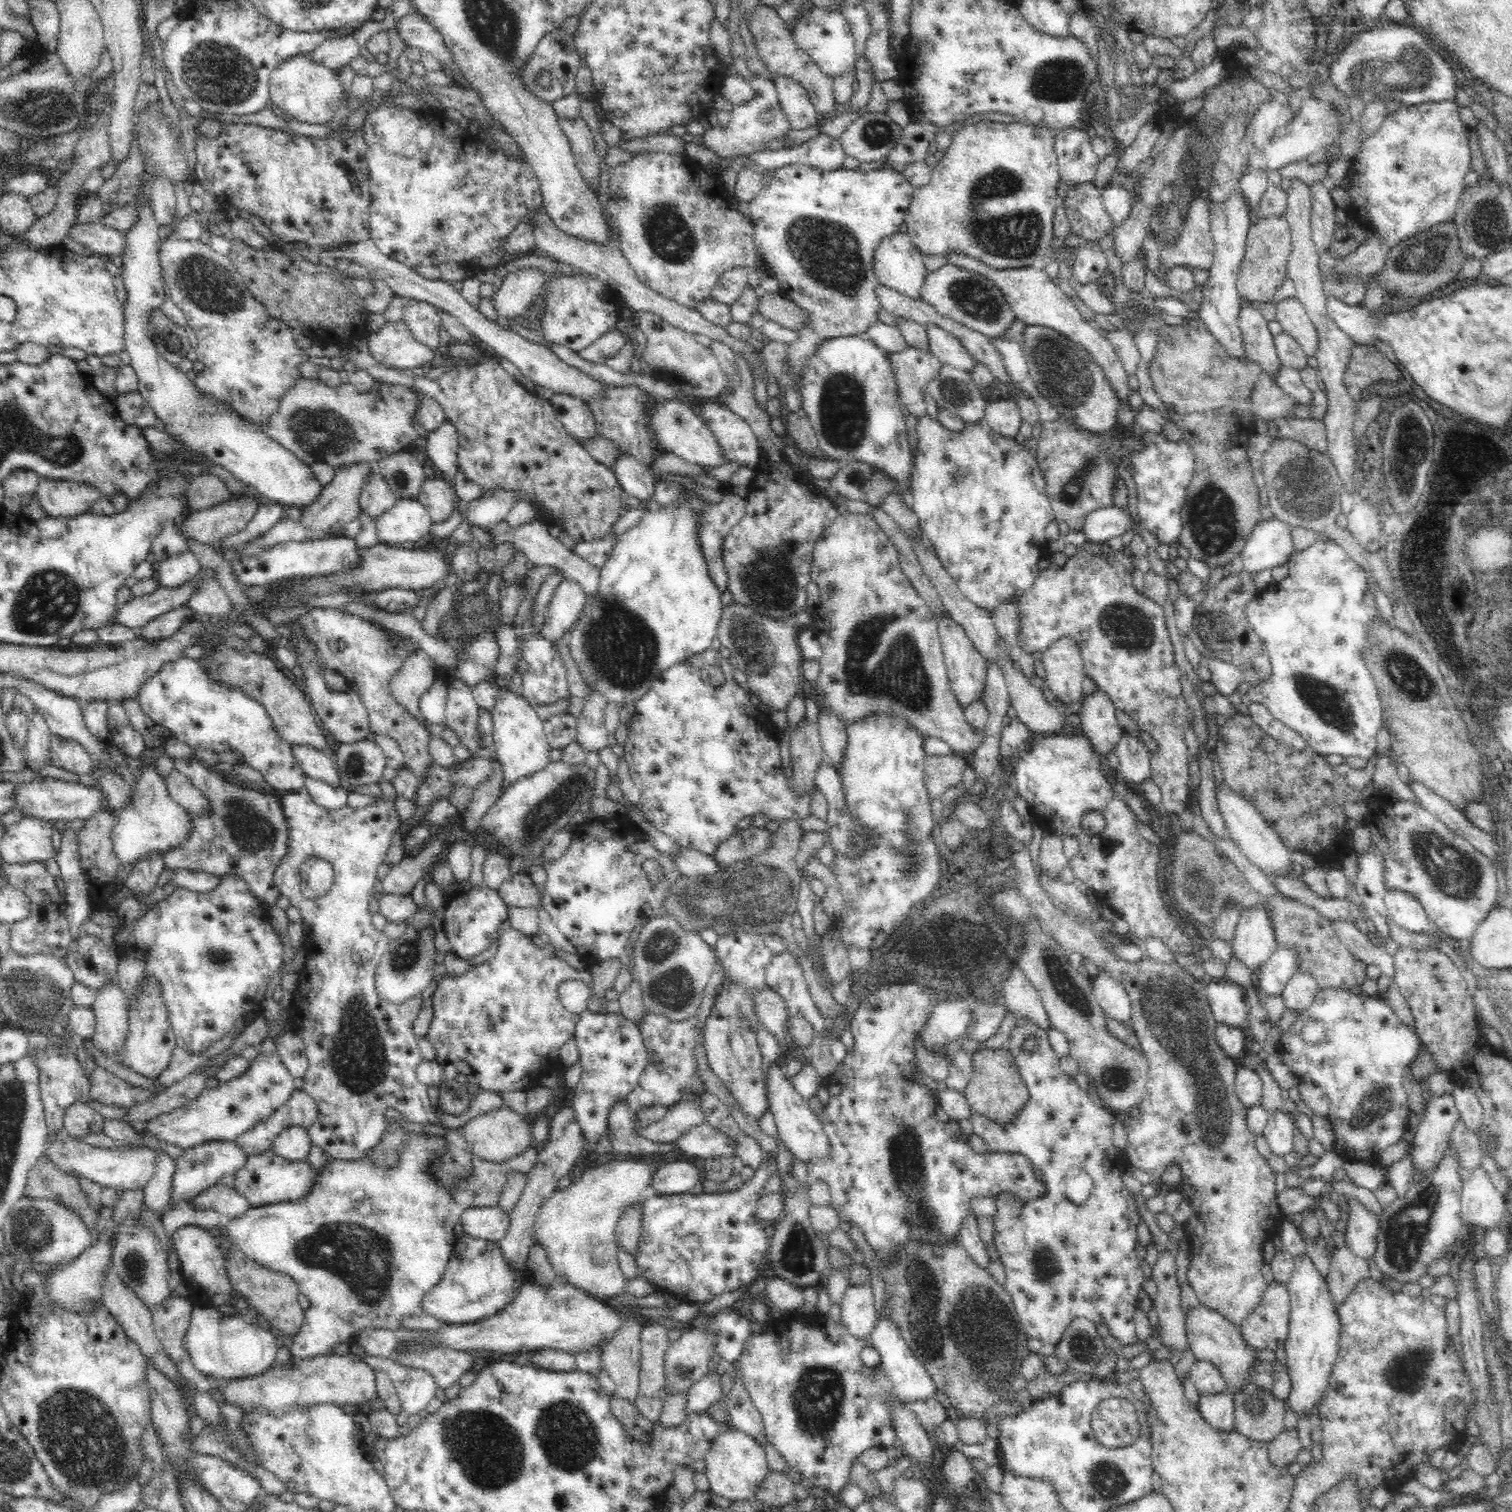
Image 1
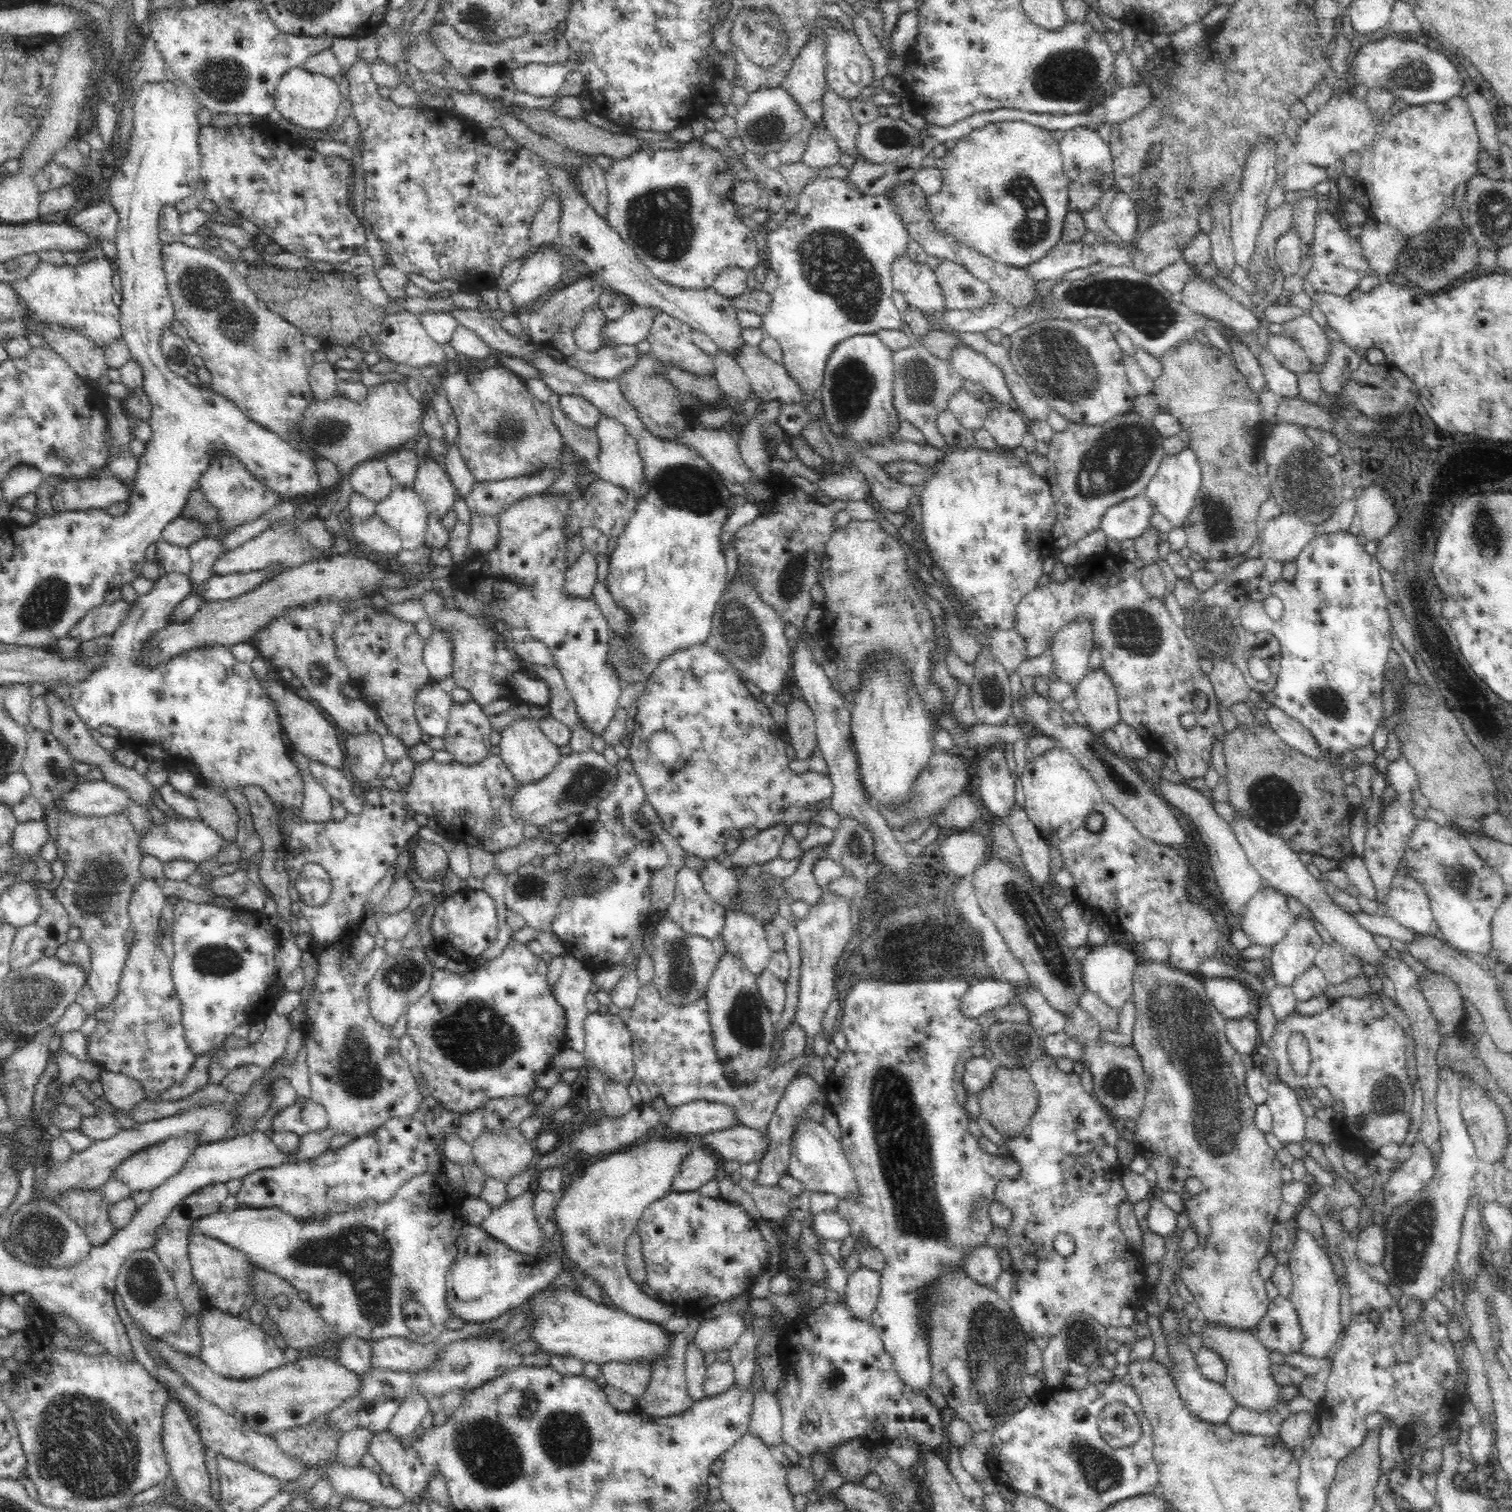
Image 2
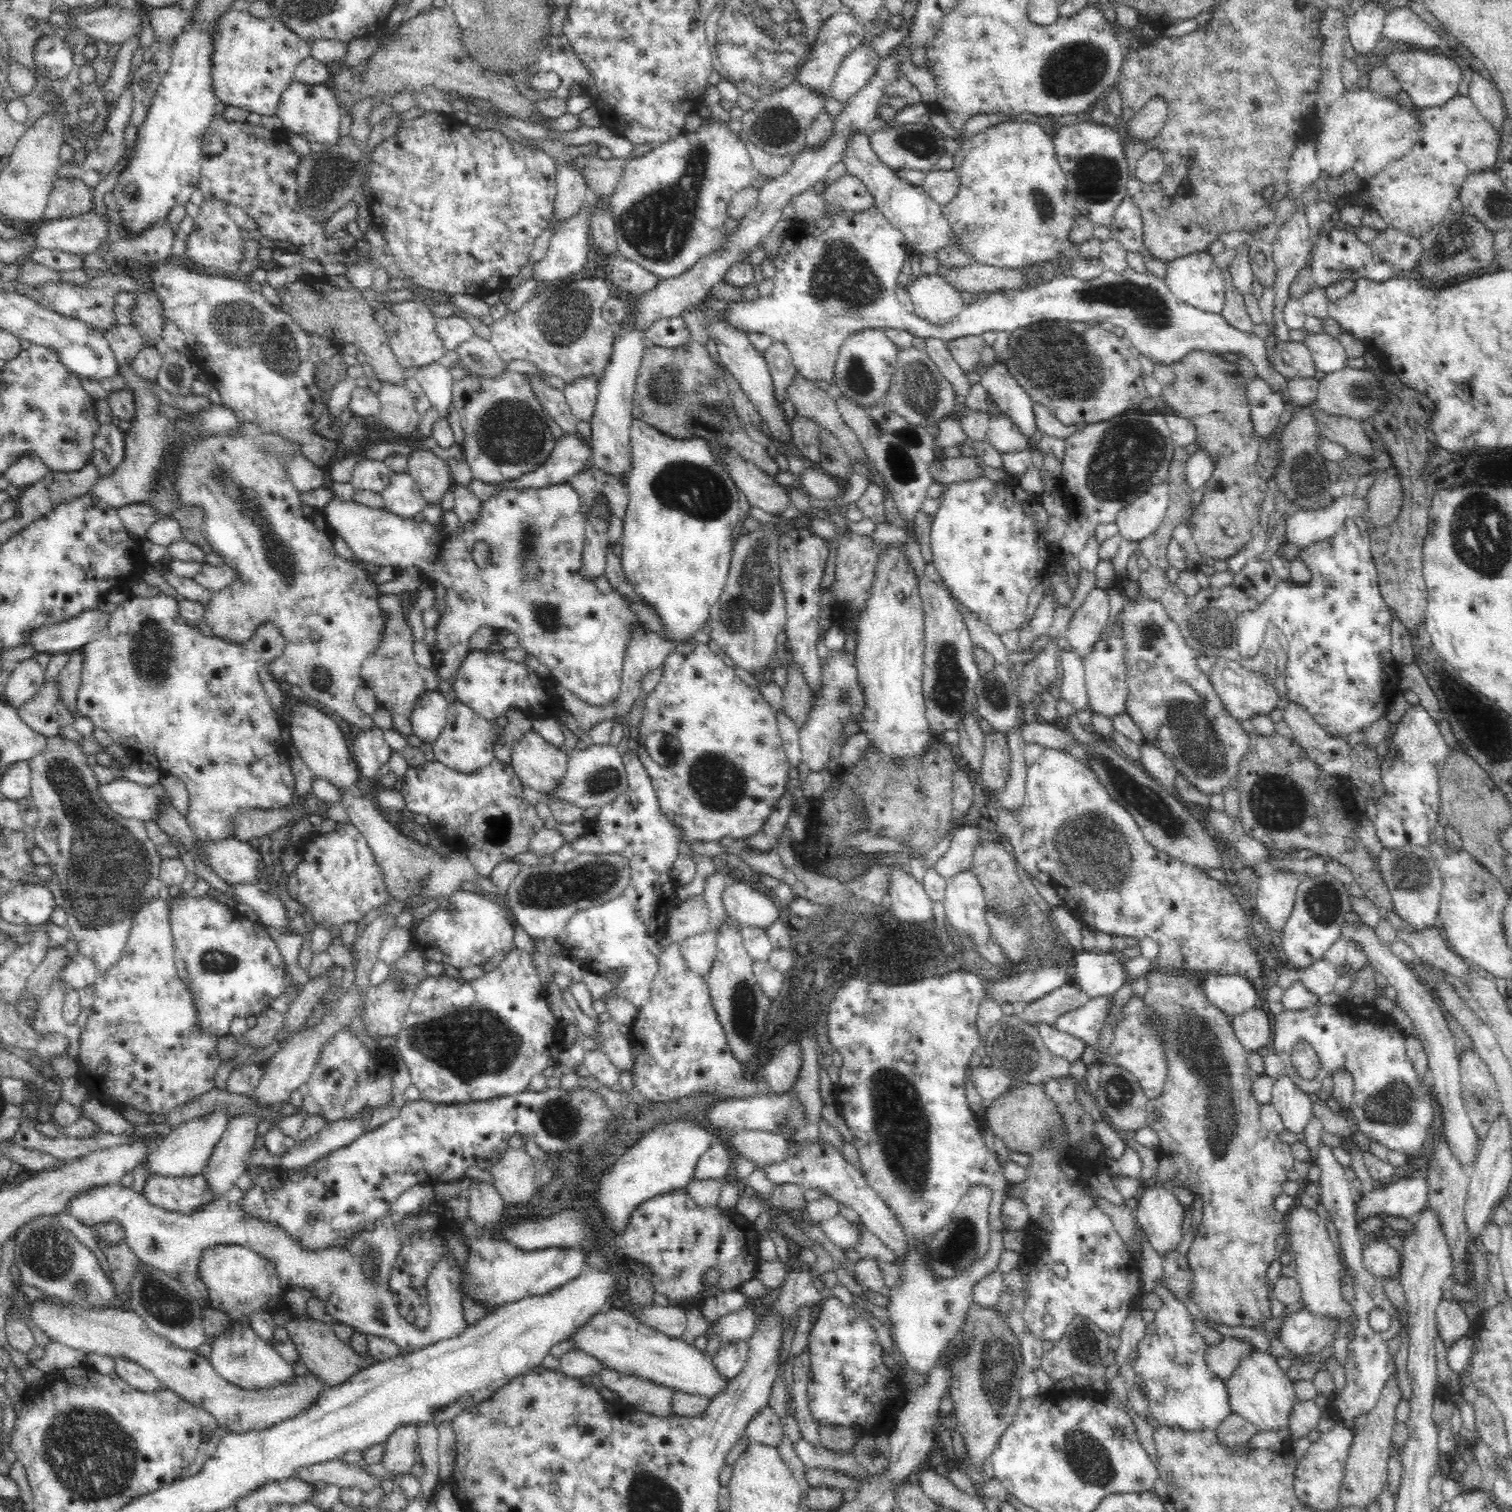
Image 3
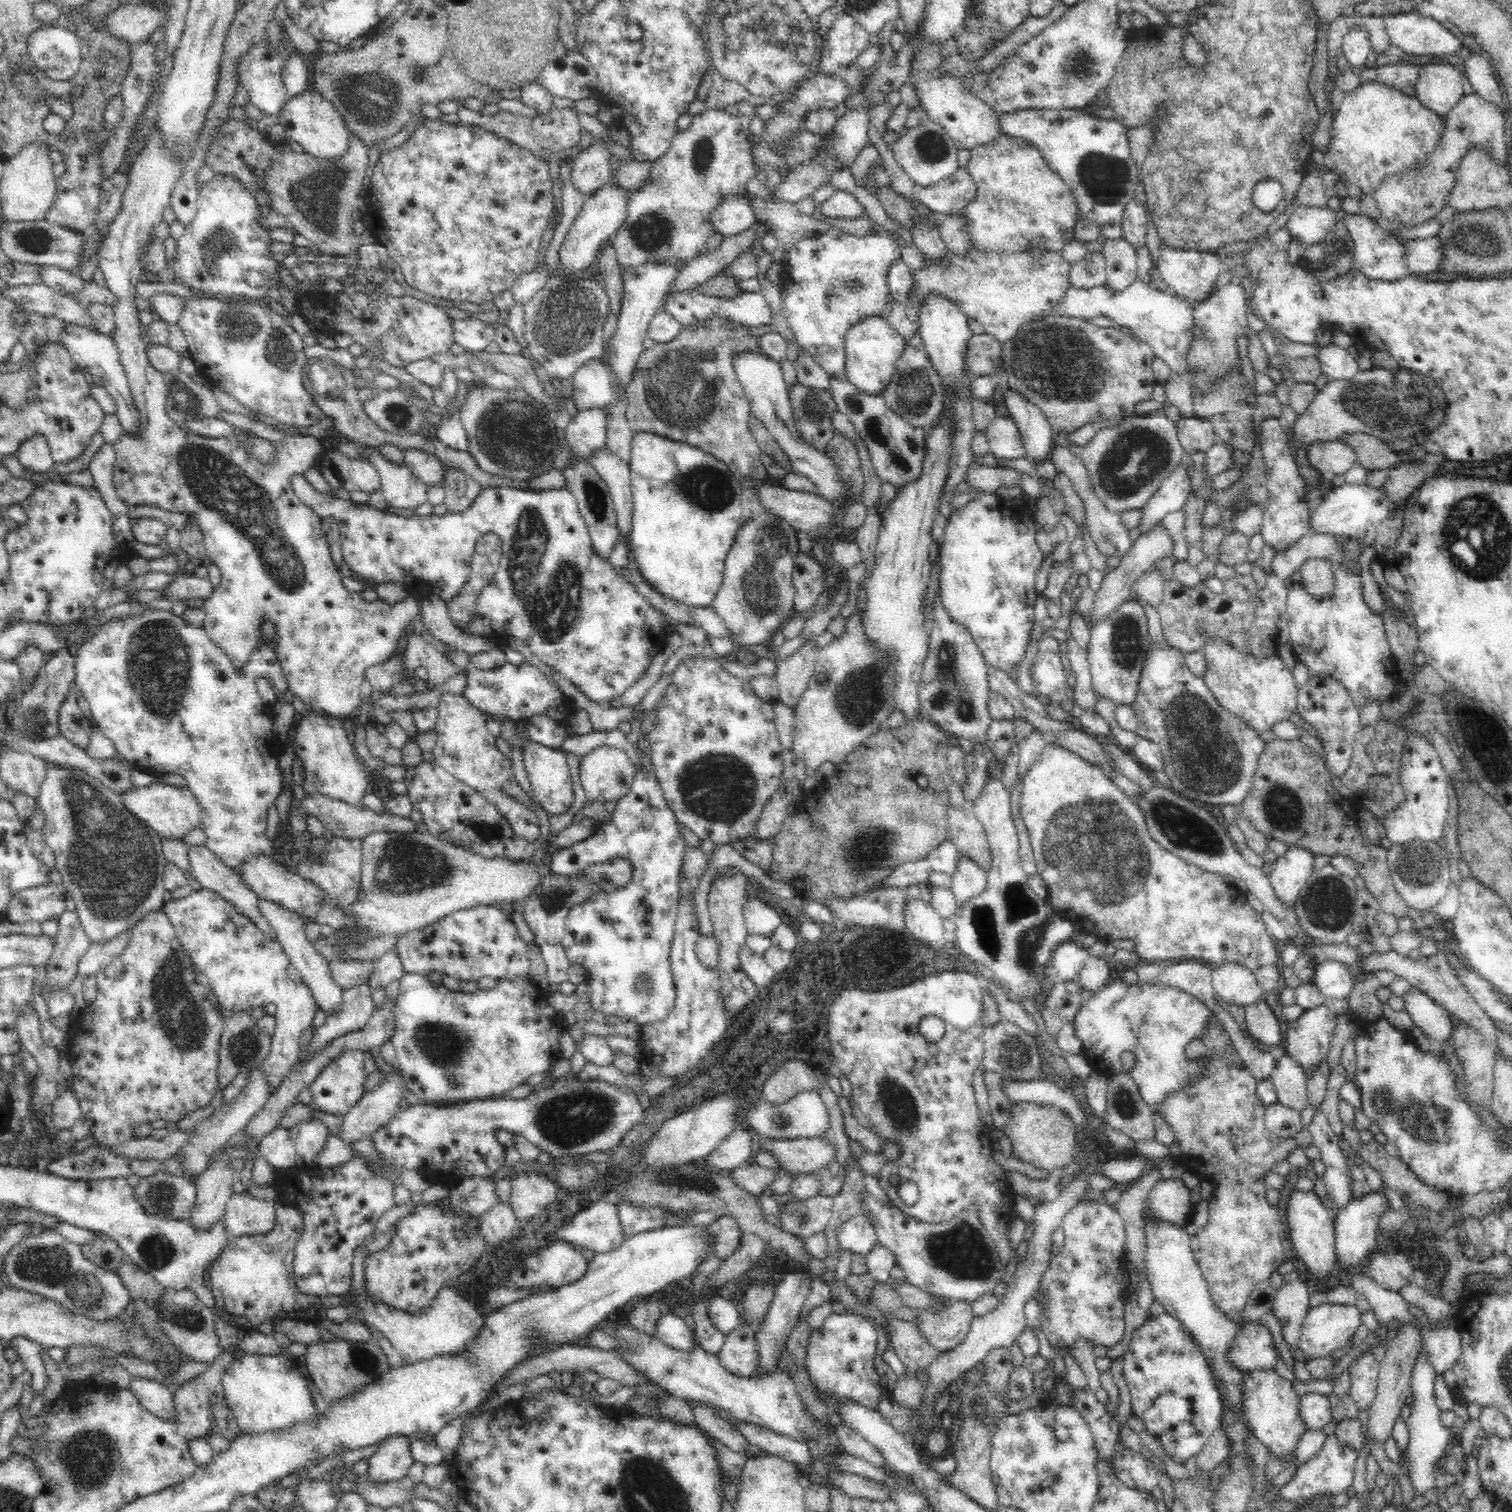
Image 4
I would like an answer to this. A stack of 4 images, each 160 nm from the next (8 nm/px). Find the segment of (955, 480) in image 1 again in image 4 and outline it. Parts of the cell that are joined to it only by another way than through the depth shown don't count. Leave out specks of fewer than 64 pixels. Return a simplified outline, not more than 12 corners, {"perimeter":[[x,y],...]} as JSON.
{"perimeter":[[982,491],[947,516],[938,590],[1009,674],[1034,625],[1034,510]]}

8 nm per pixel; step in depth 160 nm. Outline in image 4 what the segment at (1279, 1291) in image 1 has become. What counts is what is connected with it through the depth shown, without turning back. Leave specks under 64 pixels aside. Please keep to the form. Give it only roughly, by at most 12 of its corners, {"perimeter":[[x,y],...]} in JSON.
{"perimeter":[[1320,1304],[1306,1312],[1298,1349],[1328,1357],[1351,1340],[1361,1313]]}

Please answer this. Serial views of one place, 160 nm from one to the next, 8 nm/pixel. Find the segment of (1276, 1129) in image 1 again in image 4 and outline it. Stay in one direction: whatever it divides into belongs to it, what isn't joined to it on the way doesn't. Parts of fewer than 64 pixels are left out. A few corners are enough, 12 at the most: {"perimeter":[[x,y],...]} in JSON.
{"perimeter":[[1285,1053],[1270,1078],[1277,1102],[1300,1113],[1308,1106],[1305,1074]]}

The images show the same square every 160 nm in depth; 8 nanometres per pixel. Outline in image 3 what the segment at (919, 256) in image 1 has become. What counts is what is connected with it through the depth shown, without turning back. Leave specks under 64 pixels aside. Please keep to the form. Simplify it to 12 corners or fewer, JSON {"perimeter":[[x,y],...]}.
{"perimeter":[[942,275],[904,286],[914,314],[933,324],[958,316],[963,300]]}

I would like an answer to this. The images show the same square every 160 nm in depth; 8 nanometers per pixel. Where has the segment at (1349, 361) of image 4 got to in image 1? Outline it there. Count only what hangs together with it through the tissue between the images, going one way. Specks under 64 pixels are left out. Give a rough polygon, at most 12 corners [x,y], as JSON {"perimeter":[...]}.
{"perimeter":[[1296,295],[1275,303],[1276,321],[1308,357],[1318,336]]}

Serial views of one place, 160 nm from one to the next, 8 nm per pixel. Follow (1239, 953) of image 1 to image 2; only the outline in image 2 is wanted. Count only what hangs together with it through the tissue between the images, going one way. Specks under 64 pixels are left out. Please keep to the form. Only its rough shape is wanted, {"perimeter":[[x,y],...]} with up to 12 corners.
{"perimeter":[[1259,888],[1240,928],[1268,952],[1293,921],[1286,896]]}

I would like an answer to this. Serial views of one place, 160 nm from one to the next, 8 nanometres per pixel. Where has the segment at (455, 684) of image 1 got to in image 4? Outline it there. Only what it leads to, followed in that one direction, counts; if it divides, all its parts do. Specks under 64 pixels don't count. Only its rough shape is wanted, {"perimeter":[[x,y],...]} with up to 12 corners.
{"perimeter":[[444,692],[432,761],[495,802],[517,836],[534,813],[502,790],[511,763],[486,715]]}

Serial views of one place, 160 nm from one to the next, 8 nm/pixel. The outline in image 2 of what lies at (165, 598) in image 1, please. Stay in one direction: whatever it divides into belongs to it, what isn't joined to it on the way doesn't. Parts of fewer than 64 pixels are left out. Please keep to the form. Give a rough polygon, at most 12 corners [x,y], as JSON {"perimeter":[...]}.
{"perimeter":[[120,600],[93,608],[68,635],[90,640],[113,634],[134,603]]}

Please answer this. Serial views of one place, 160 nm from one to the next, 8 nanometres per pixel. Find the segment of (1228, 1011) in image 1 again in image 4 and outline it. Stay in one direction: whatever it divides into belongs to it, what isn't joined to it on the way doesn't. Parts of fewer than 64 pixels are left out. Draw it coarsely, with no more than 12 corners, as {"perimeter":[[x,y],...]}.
{"perimeter":[[1238,964],[1211,970],[1216,996],[1246,1006],[1265,997],[1251,970]]}

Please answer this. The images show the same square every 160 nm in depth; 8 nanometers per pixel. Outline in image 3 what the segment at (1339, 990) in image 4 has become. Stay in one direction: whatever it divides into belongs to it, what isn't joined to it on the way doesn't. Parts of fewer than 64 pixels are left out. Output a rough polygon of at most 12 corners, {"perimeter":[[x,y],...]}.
{"perimeter":[[1324,958],[1299,975],[1316,997],[1334,991],[1338,977]]}

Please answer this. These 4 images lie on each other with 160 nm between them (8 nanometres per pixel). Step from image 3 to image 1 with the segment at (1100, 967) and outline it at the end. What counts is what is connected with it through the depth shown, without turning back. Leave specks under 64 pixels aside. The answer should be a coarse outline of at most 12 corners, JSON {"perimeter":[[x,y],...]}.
{"perimeter":[[1101,970],[1093,991],[1106,1016],[1120,1024],[1132,1018],[1131,1000]]}

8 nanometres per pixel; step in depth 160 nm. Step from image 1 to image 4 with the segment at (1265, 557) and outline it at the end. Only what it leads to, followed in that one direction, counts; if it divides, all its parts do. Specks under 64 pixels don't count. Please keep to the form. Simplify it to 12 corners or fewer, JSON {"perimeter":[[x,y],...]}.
{"perimeter":[[1345,483],[1311,510],[1309,532],[1371,545],[1392,504],[1380,488]]}

